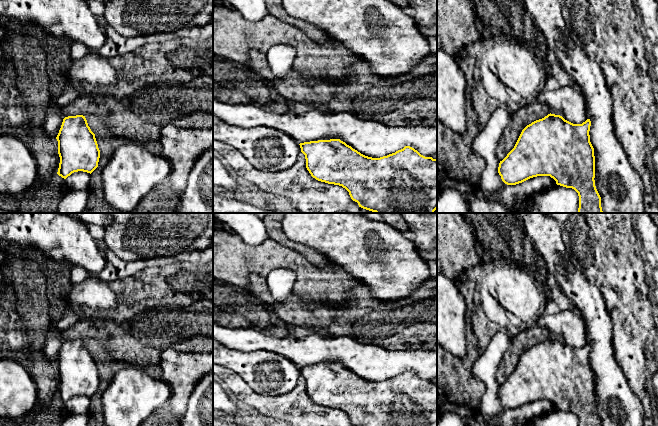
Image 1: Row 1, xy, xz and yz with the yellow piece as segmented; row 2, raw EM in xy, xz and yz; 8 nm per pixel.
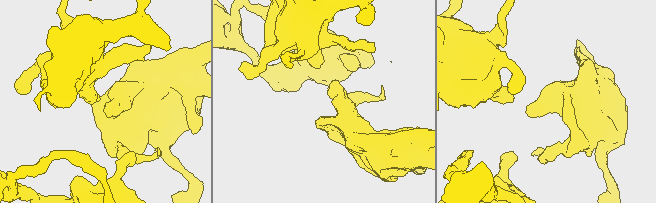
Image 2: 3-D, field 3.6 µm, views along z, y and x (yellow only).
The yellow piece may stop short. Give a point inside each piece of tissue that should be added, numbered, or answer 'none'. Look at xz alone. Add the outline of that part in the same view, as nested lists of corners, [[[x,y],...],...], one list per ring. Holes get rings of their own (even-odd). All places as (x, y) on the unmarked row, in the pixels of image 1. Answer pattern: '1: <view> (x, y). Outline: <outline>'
none

